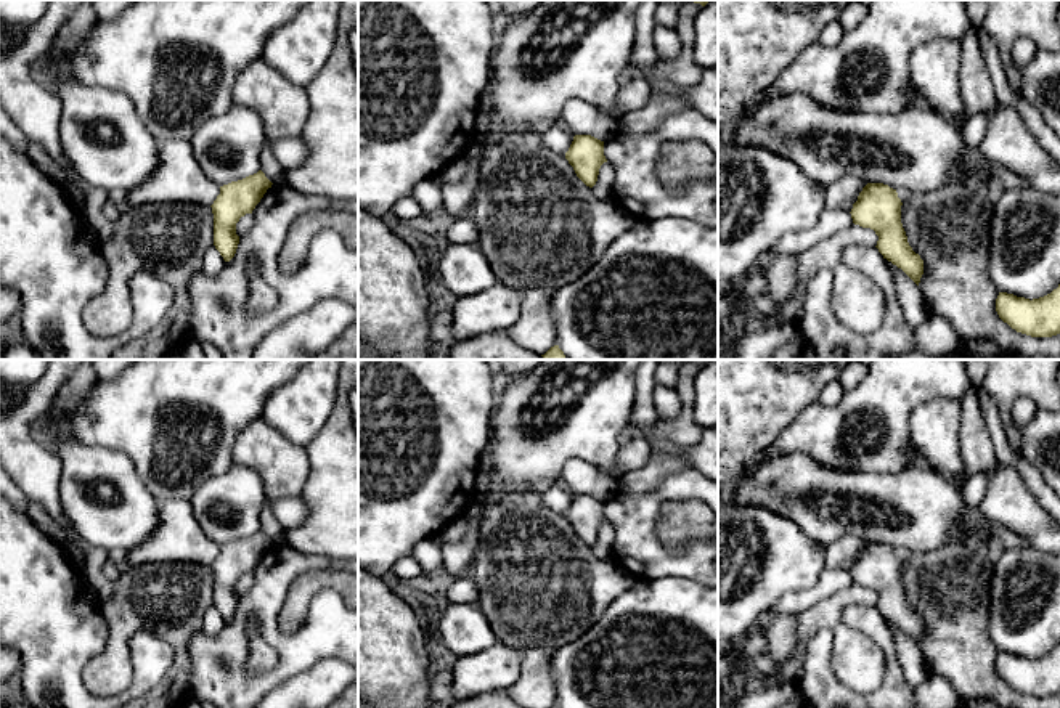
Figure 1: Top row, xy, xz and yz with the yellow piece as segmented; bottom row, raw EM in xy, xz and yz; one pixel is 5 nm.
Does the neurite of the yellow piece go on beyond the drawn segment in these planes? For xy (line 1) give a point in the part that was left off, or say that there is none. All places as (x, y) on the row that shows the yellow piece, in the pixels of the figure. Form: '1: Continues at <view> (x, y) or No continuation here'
1: No continuation here

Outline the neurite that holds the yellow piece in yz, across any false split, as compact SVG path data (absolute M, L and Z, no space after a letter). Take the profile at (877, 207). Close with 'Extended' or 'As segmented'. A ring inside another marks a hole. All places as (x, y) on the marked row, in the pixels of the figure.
M867 183L850 214L854 225L875 231L879 236L875 247L883 258L901 268L919 286L923 260L907 242L901 205L896 189L883 183Z. As segmented

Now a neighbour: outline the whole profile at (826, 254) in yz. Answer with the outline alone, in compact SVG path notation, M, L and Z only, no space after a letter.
M853 225L829 239L819 241L816 246L793 255L797 263L797 287L795 294L777 302L777 310L773 316L748 316L744 326L744 336L774 328L781 323L797 324L803 315L803 297L808 281L821 268L835 268L840 263L842 250L850 244L862 244L875 247L879 236L870 228Z

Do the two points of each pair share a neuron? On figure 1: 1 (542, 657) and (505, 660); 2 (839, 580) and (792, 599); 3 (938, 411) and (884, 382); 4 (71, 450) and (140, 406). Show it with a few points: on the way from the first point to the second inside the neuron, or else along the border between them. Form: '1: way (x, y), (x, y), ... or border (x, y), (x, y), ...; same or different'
1: border (524, 652), (521, 676), (506, 691); different
2: way (827, 585), (811, 598), (803, 599); same
3: border (959, 402), (922, 402), (913, 411), (909, 437); different
4: border (73, 435), (85, 443), (119, 451); different

